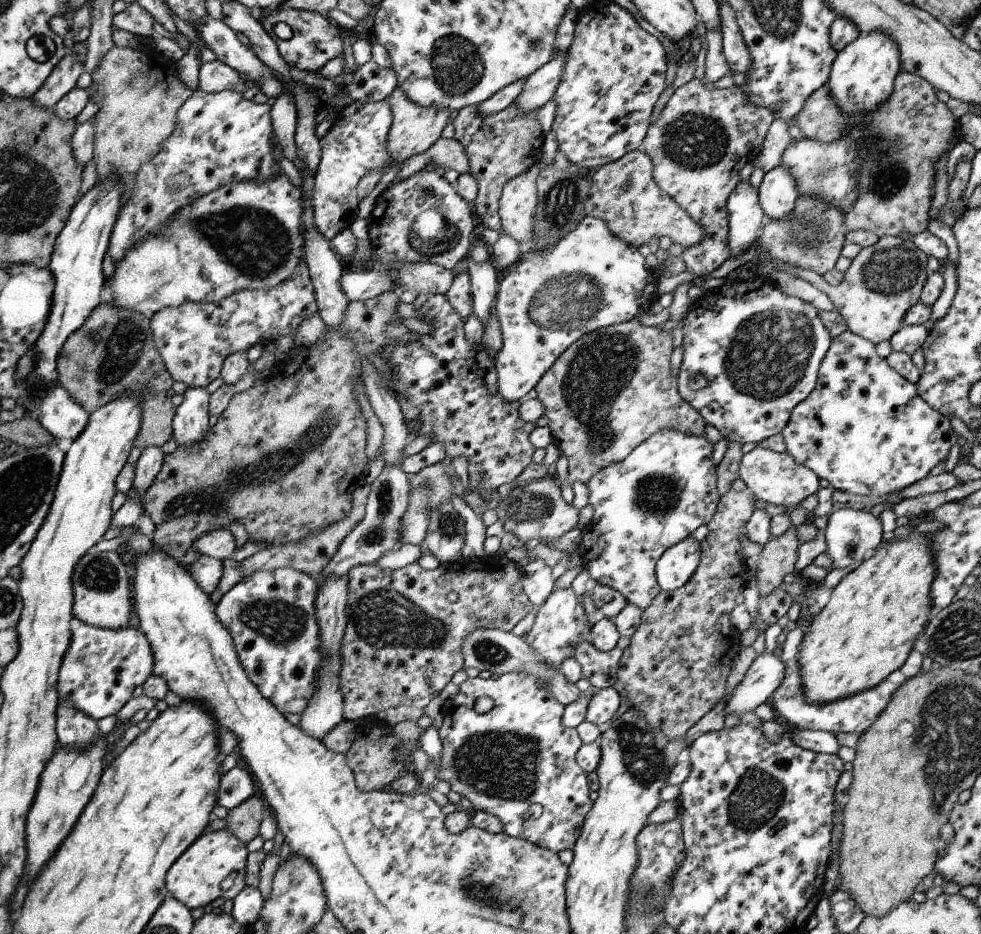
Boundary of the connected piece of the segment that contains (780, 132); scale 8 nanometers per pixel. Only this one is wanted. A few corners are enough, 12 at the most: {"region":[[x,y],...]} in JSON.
{"region":[[774,116],[753,157],[765,173],[781,164],[792,137],[787,122]]}

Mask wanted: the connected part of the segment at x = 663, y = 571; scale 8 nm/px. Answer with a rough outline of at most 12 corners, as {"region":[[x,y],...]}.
{"region":[[692,536],[666,550],[655,574],[661,591],[690,581],[701,562]]}

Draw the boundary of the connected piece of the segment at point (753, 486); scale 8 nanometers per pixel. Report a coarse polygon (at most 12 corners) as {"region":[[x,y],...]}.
{"region":[[787,451],[743,454],[738,473],[756,500],[788,514],[821,488]]}

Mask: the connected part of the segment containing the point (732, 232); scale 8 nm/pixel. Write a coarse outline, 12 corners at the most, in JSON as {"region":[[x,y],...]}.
{"region":[[739,182],[728,196],[731,257],[748,251],[766,217],[759,189]]}

